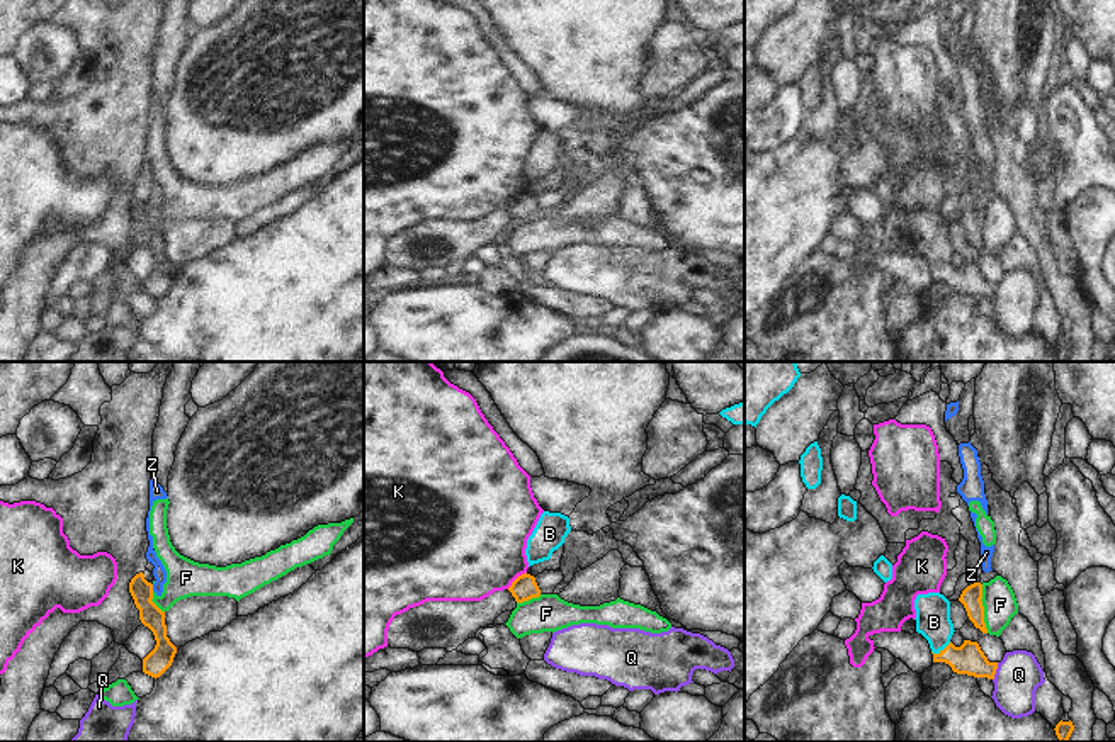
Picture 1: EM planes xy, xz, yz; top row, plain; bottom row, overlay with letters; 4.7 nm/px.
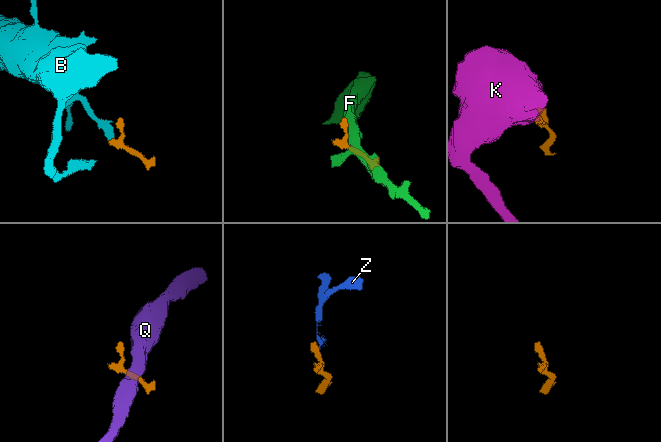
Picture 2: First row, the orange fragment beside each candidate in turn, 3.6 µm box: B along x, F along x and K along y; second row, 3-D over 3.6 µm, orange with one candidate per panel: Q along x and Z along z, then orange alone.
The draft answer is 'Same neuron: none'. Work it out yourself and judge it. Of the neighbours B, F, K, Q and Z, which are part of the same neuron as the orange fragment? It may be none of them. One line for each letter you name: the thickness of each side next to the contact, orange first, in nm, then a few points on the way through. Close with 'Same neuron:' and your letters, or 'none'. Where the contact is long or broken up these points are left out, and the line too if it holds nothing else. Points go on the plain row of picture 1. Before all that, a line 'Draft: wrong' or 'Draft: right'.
Draft: wrong
B: Thickness 150 nm (orange) against 160 nm. Path across: yz (969, 279), (959, 279), (940, 270), (939, 250), (933, 241)
Same neuron: B

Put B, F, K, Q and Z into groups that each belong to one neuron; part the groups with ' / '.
B / F Z / K / Q

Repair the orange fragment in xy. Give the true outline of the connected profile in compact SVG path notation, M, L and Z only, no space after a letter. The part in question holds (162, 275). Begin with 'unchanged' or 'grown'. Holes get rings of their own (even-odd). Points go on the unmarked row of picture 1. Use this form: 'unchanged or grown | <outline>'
unchanged | M143 192L131 199L129 212L139 229L141 243L153 251L156 260L155 268L143 278L143 292L156 299L172 285L177 267L167 256L165 231L151 221L153 204Z

